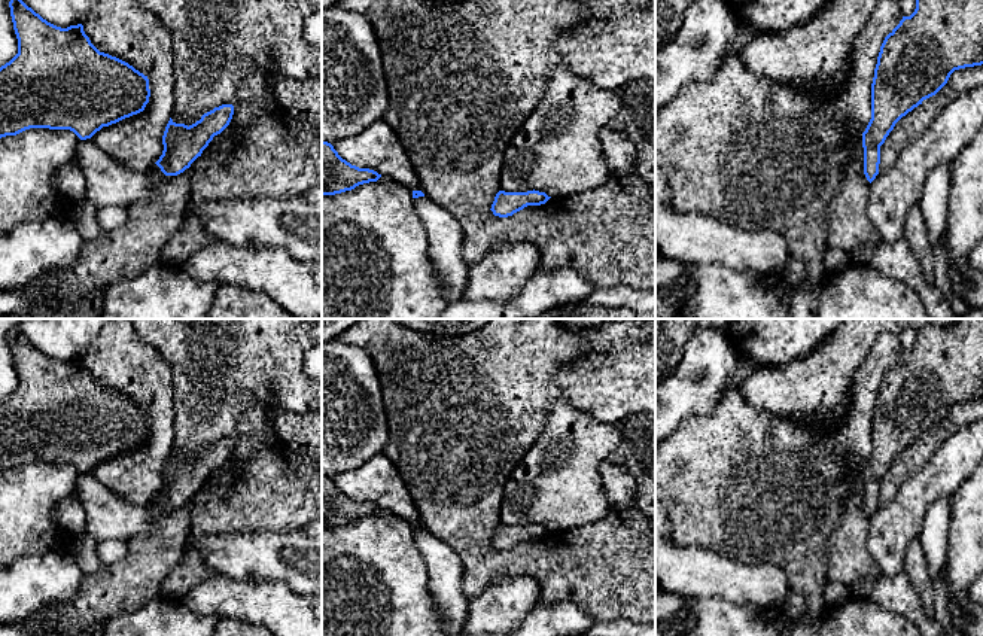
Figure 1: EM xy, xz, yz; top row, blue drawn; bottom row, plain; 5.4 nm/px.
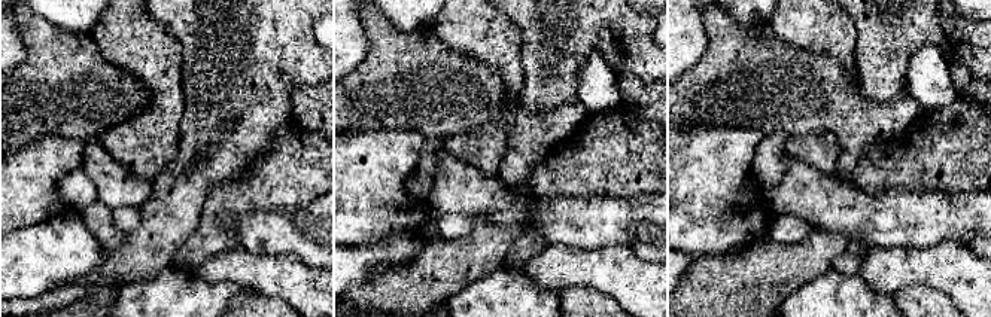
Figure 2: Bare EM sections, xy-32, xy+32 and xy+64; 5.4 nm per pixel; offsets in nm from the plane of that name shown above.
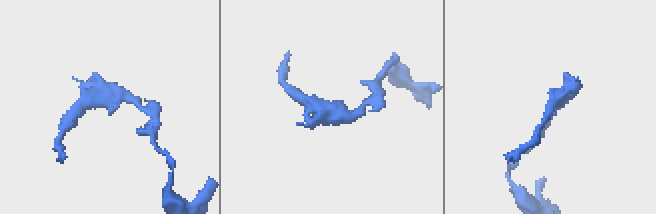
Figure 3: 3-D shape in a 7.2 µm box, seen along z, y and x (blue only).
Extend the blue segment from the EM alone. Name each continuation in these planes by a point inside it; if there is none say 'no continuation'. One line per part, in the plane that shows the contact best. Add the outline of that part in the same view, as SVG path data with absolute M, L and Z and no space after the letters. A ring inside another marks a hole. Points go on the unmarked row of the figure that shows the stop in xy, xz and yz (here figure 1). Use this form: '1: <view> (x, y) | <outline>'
no continuation

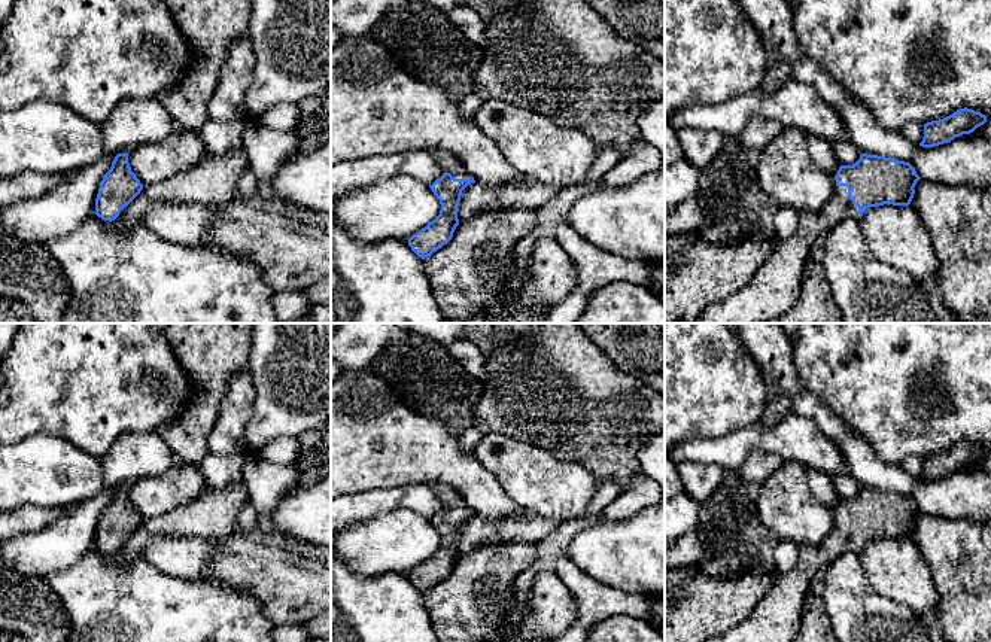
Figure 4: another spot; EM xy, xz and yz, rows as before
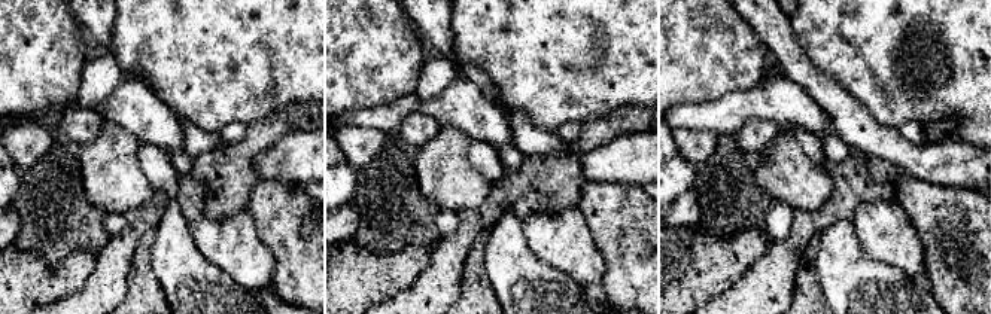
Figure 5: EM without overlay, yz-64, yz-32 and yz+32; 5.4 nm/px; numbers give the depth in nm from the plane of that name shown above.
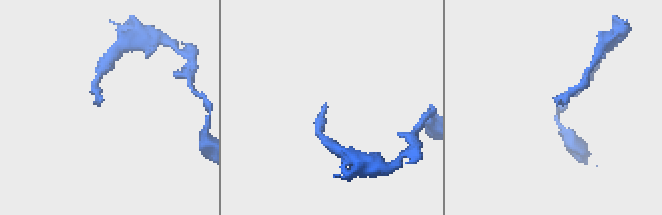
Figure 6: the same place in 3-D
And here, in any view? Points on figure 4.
1: yz (777, 618) | M836 520L820 544L800 544L796 566L776 573L748 618L706 642L793 642L800 633L802 605L814 575L845 551L860 553L846 520Z

